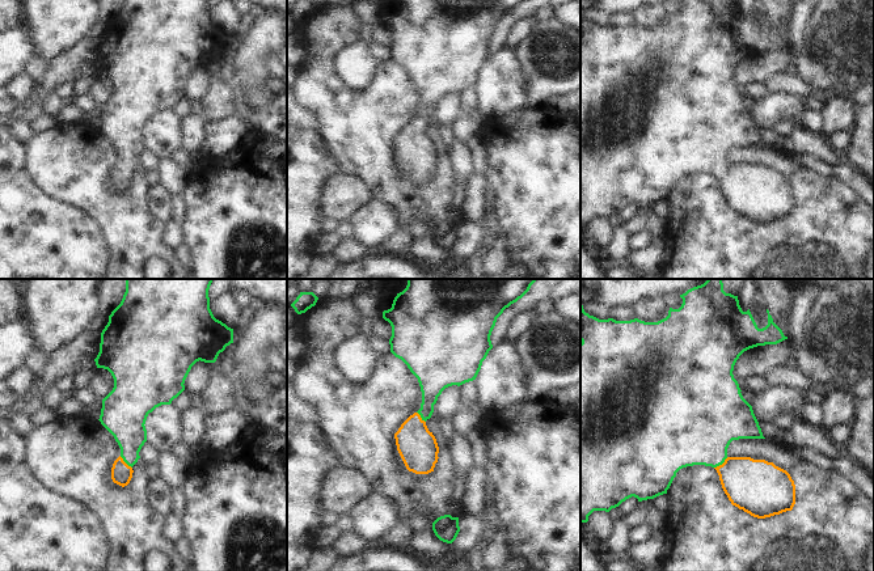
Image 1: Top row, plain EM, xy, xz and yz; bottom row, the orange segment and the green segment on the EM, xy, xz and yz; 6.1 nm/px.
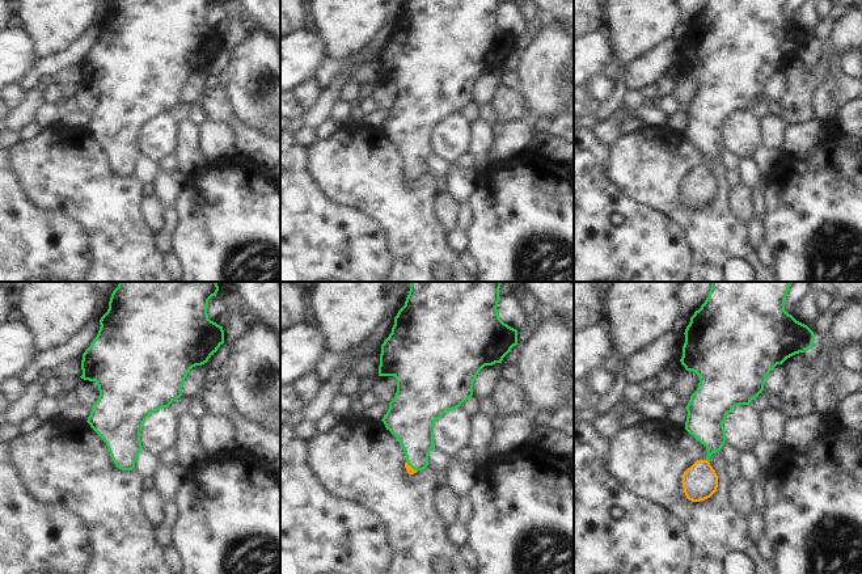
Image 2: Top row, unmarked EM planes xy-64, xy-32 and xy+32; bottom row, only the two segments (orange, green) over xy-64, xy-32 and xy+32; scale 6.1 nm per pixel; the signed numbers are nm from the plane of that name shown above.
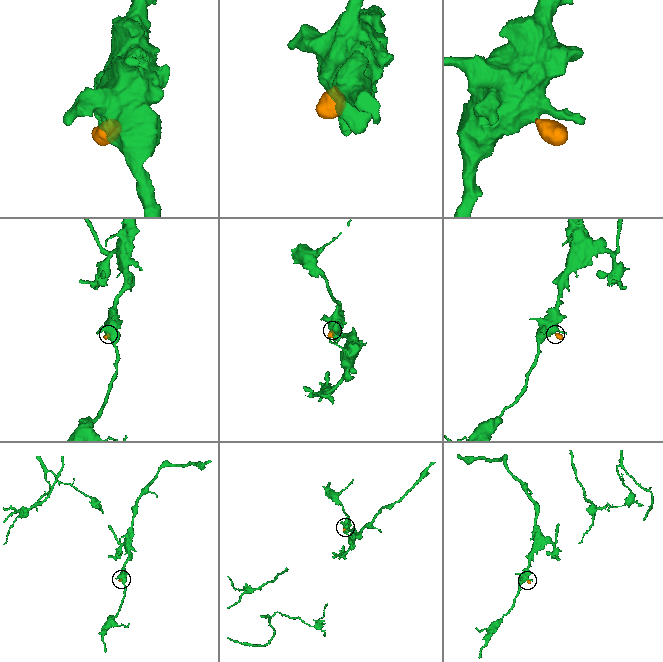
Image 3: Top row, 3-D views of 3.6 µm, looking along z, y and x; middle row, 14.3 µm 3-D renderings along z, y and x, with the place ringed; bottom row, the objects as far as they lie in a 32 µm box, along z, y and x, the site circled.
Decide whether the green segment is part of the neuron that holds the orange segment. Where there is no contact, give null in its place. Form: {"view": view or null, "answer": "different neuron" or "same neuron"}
{"view": "yz", "answer": "same neuron"}

